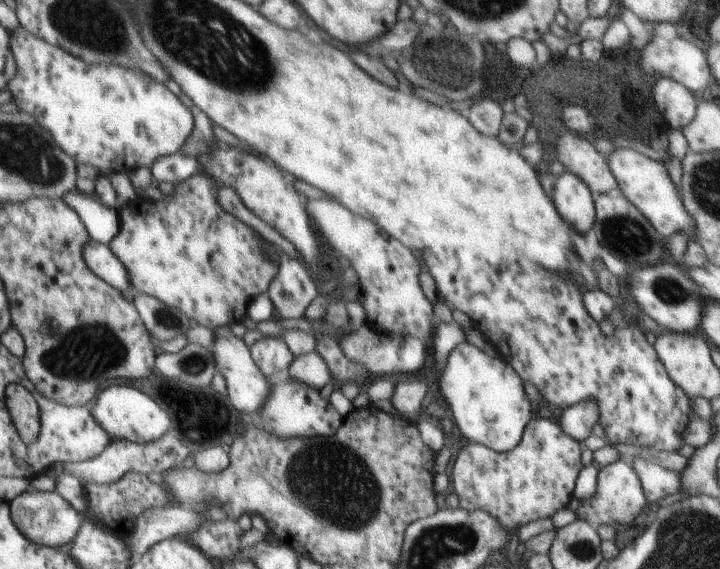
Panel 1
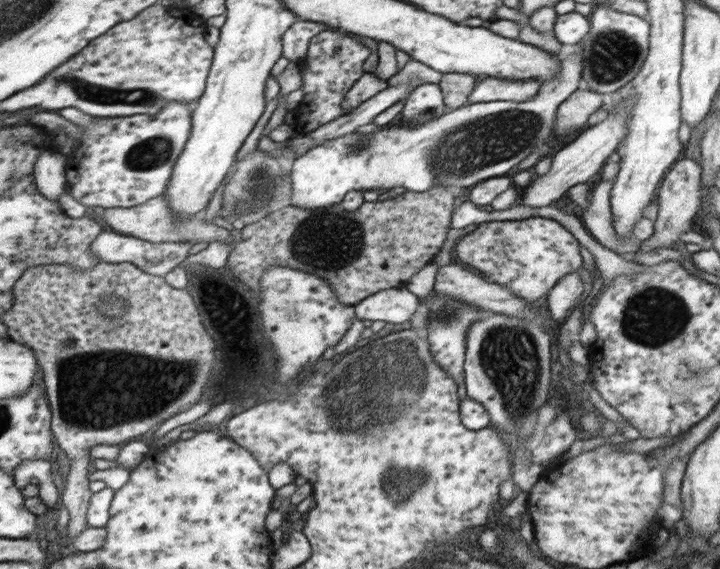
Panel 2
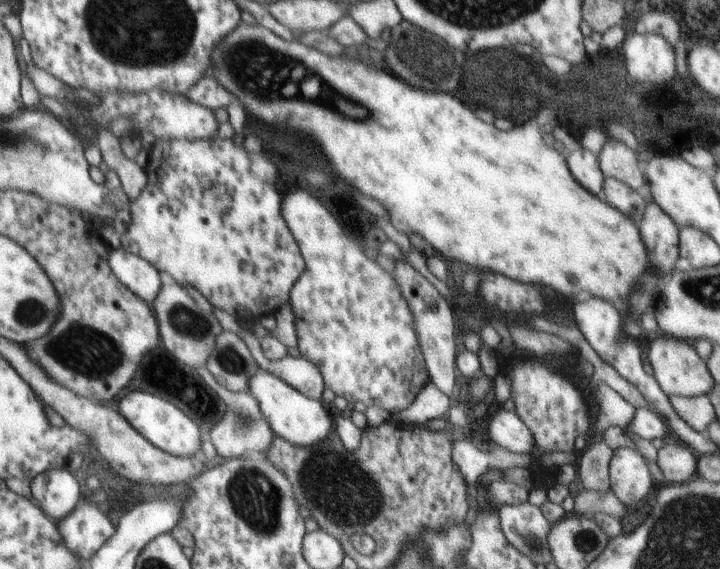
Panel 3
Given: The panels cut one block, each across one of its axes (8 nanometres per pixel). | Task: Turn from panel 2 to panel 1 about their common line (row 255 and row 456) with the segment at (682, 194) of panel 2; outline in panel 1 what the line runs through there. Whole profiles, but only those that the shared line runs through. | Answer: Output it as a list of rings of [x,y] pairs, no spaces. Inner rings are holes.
[[[633,456],[630,460],[634,472],[640,477],[644,496],[648,502],[658,502],[666,496],[680,492],[680,472],[668,470],[653,460]]]

